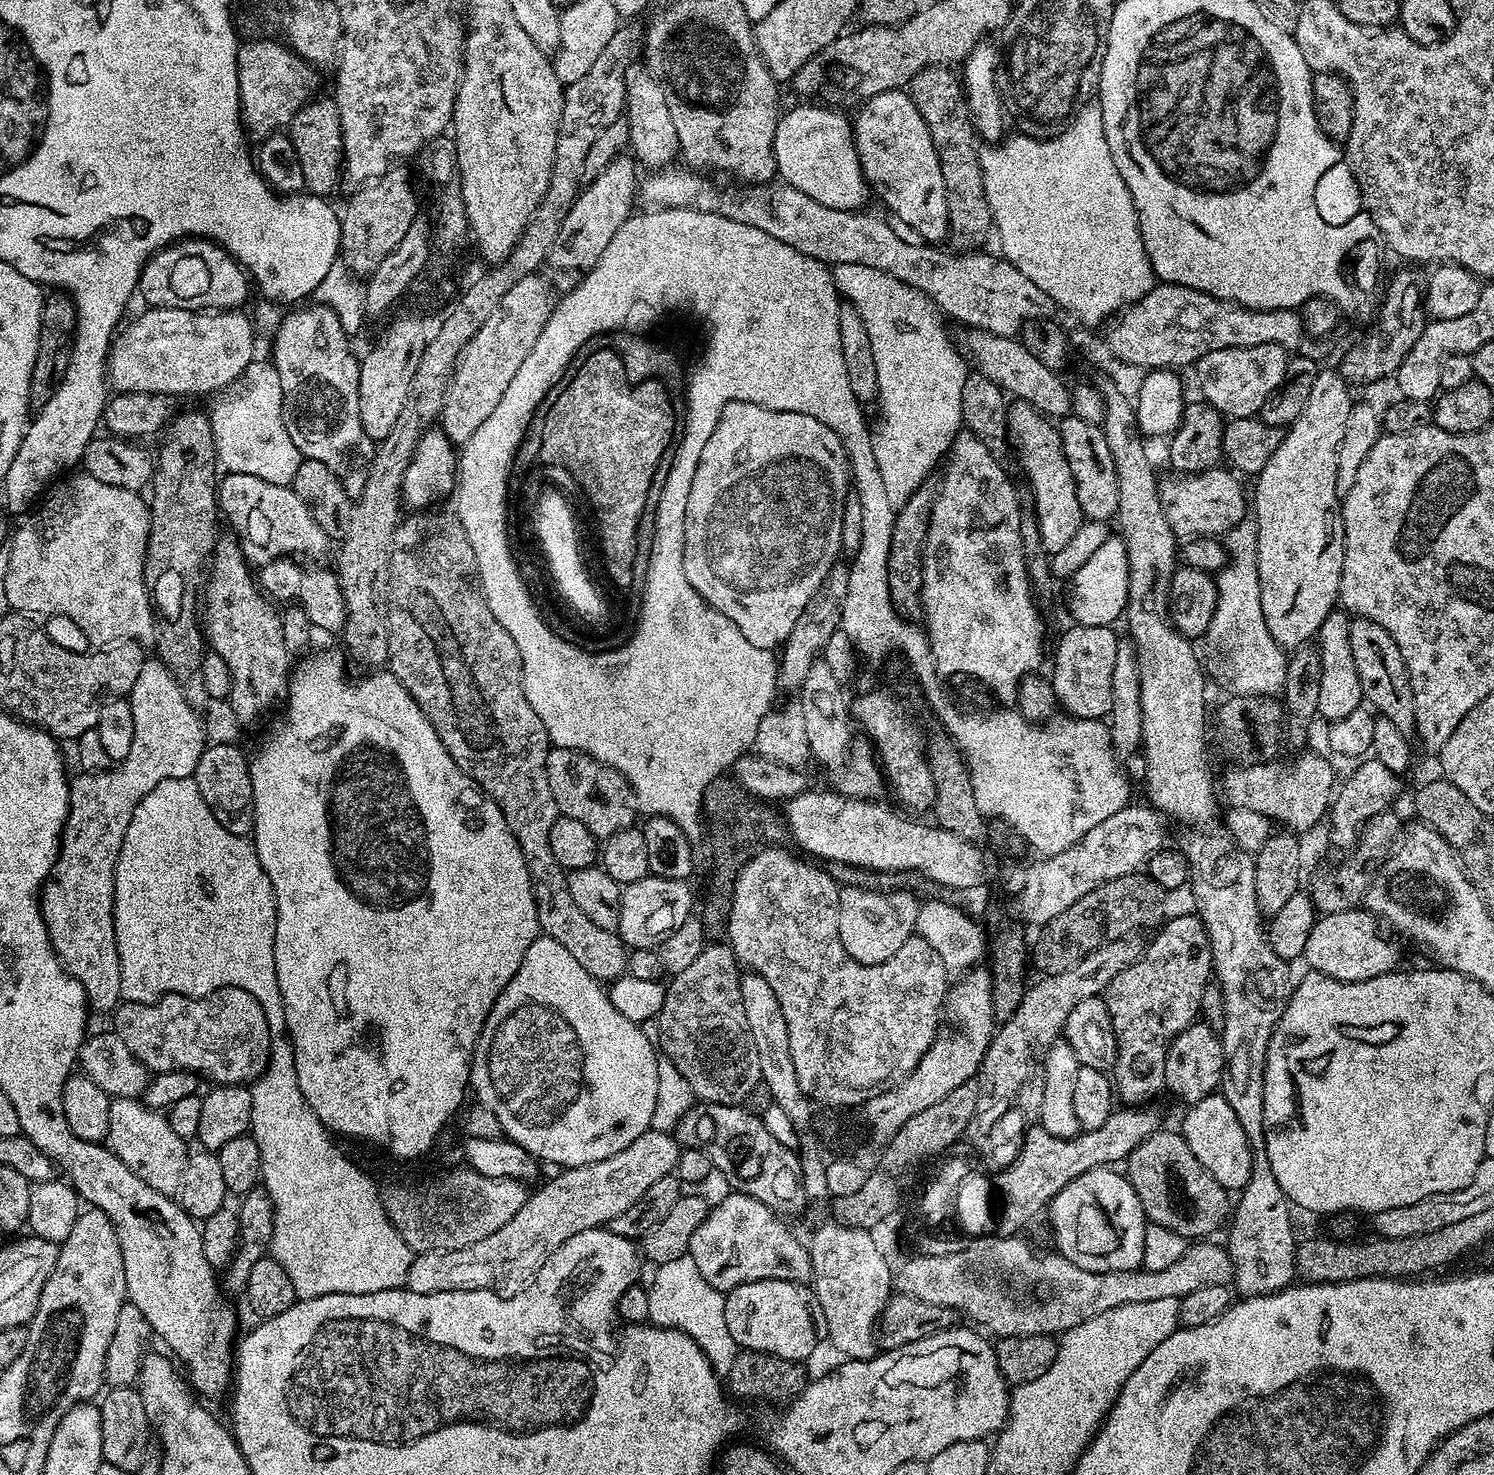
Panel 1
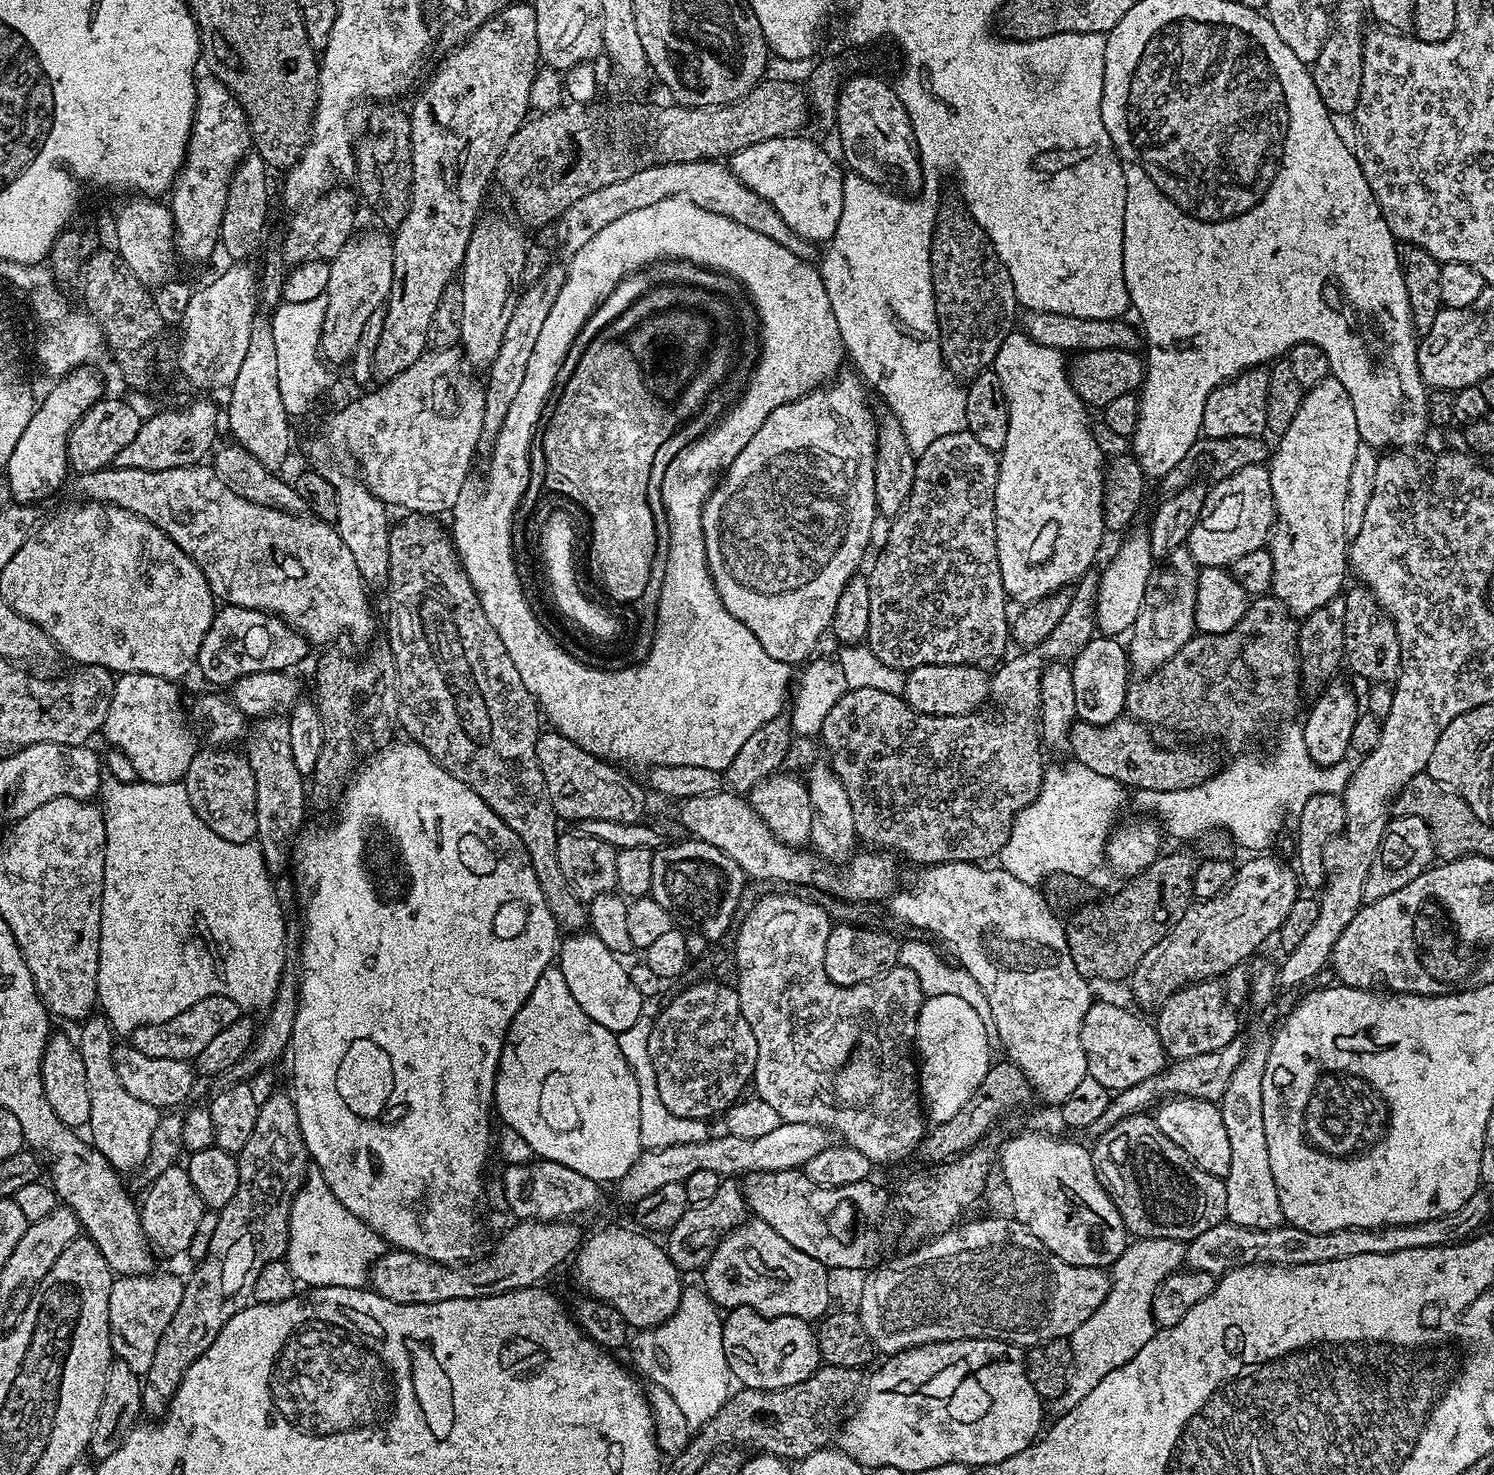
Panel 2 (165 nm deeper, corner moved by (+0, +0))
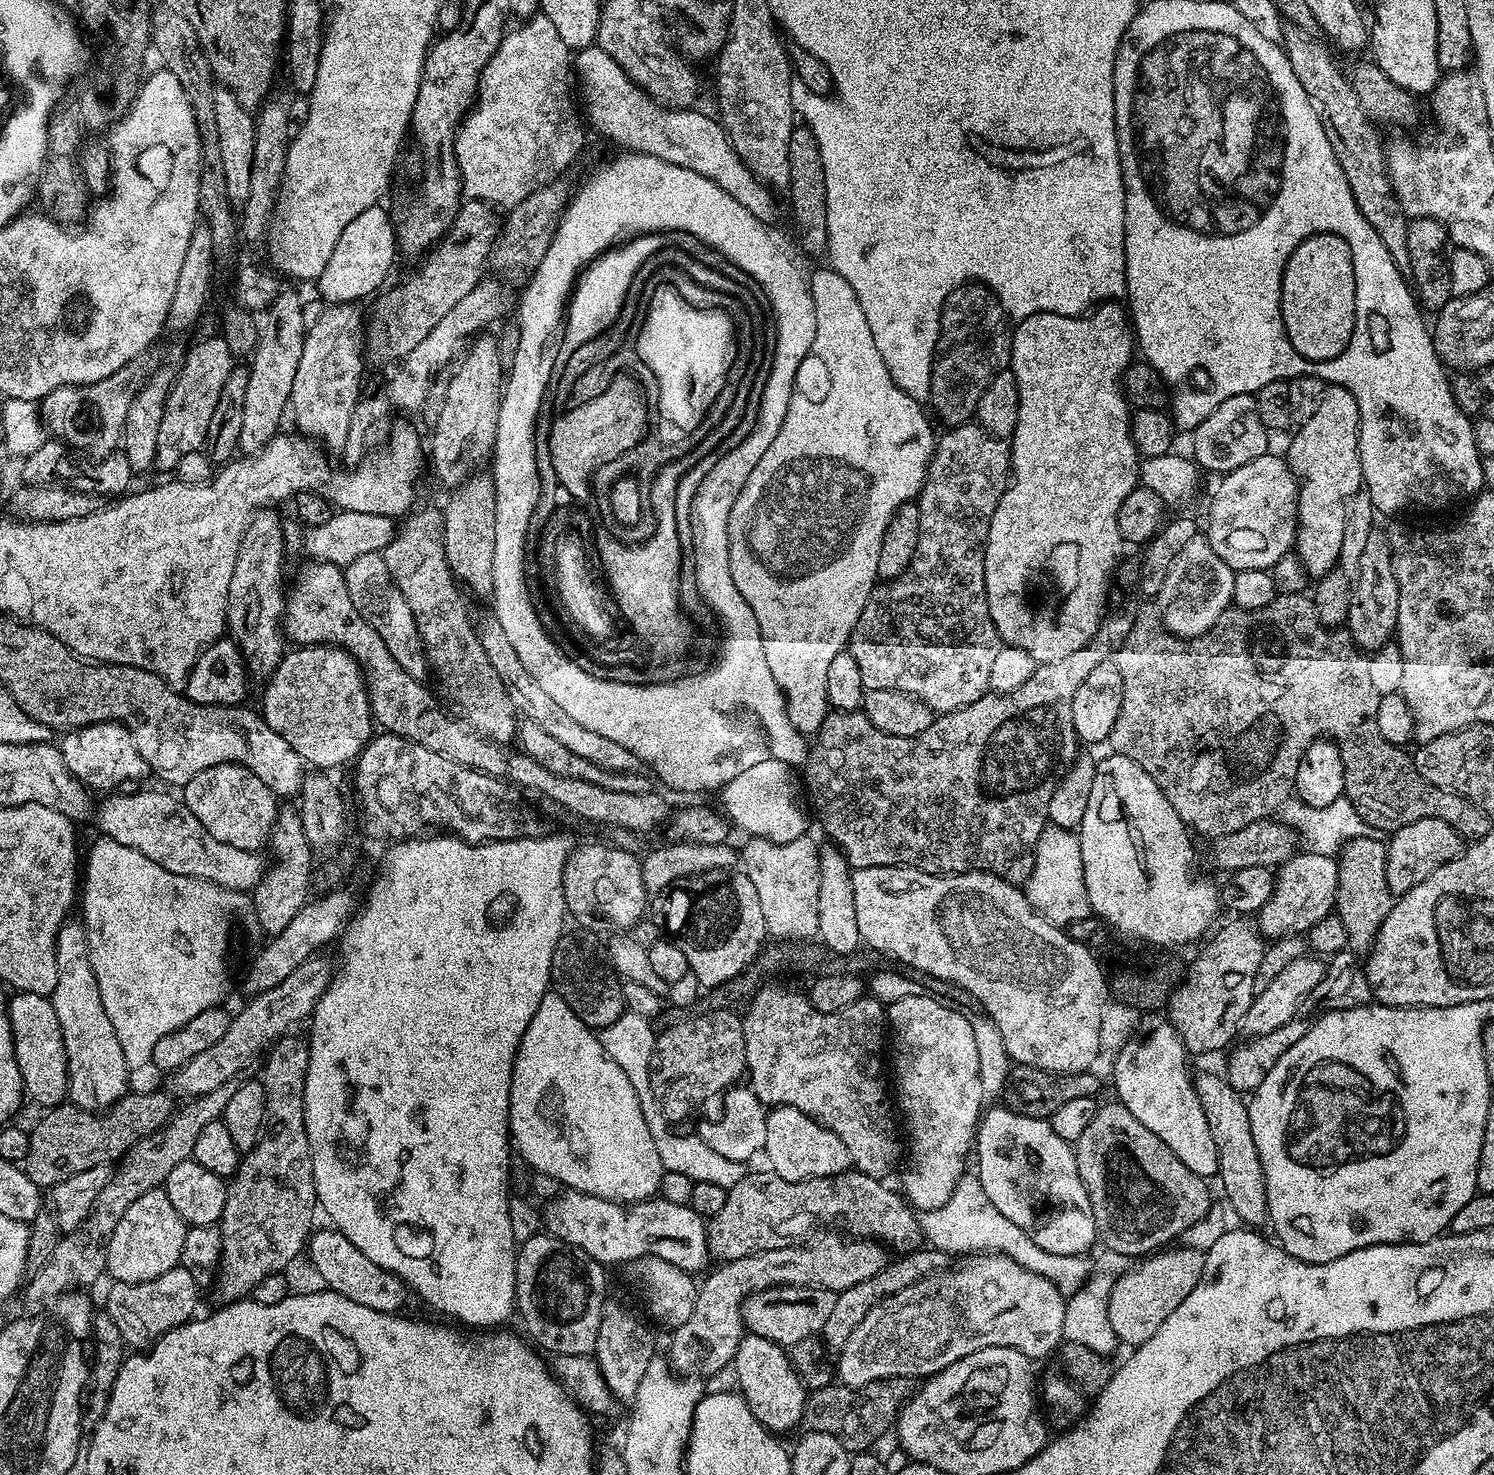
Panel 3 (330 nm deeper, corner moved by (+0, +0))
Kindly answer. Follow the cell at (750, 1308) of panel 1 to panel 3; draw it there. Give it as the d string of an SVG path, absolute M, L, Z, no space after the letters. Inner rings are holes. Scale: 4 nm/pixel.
M745 1335L736 1348L735 1368L736 1380L740 1383L738 1391L763 1428L773 1434L781 1434L803 1421L804 1403L808 1401L809 1393L804 1387L801 1373L781 1345L761 1336Z

